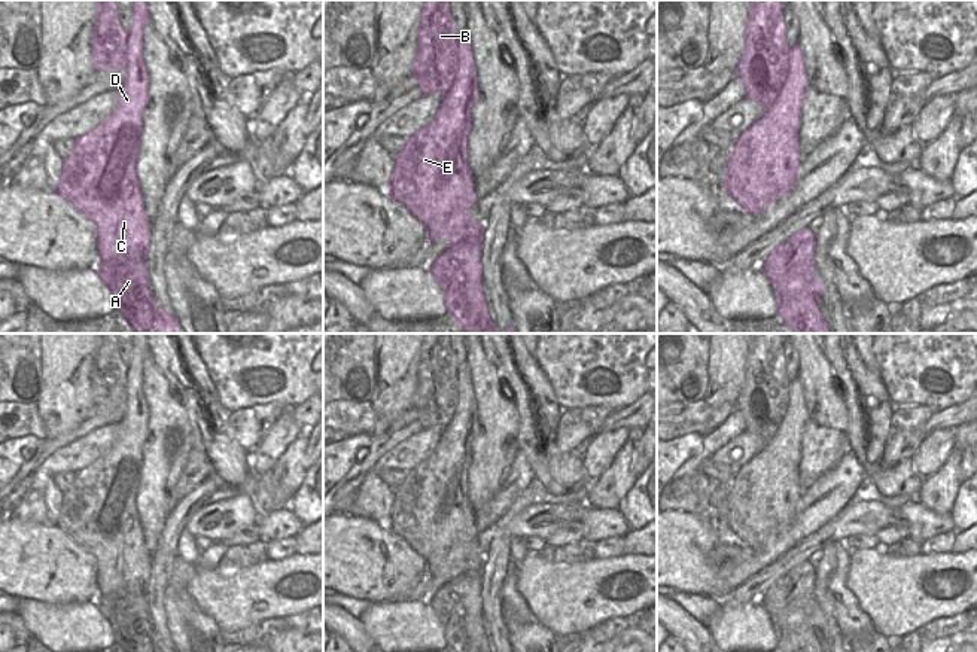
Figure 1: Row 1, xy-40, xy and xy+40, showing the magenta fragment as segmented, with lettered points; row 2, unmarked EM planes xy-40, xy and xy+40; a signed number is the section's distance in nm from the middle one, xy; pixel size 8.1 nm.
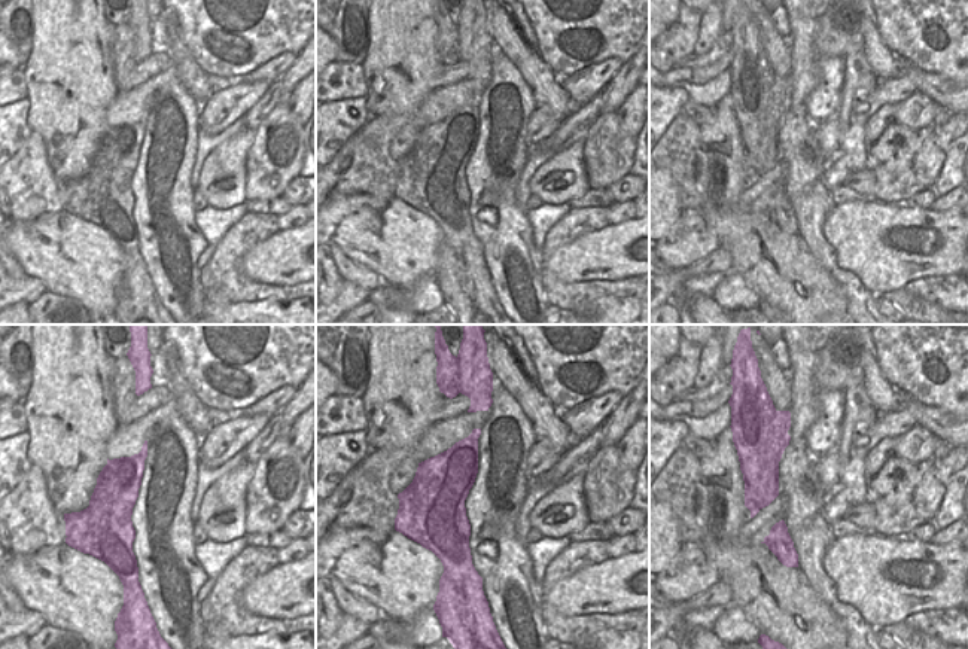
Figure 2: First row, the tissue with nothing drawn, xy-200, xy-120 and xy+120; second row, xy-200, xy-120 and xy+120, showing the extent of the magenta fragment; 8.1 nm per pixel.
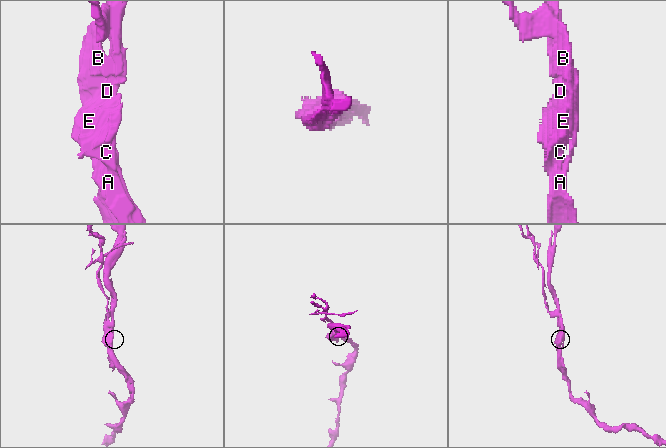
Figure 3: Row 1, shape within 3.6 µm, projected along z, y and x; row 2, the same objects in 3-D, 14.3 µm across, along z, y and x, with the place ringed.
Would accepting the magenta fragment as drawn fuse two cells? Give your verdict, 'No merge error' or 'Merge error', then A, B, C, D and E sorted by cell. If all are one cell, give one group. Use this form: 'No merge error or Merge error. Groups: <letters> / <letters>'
Merge error. Groups: A C D E / B.

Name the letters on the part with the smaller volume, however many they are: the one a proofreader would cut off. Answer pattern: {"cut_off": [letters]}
{"cut_off": ["B"]}

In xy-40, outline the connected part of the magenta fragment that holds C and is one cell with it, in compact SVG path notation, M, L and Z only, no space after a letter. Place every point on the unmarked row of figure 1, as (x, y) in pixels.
M146 333L133 335L133 354L128 363L127 411L116 427L115 444L91 467L76 475L73 485L63 493L55 527L71 537L97 560L97 587L101 592L98 610L109 621L115 643L125 652L176 652L155 637L146 588L150 576L150 555L144 546L137 512L137 491L143 467L143 445L149 435L149 408L143 393L143 363L150 357Z

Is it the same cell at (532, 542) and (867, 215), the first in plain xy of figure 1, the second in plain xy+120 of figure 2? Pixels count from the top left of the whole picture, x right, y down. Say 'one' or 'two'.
two

